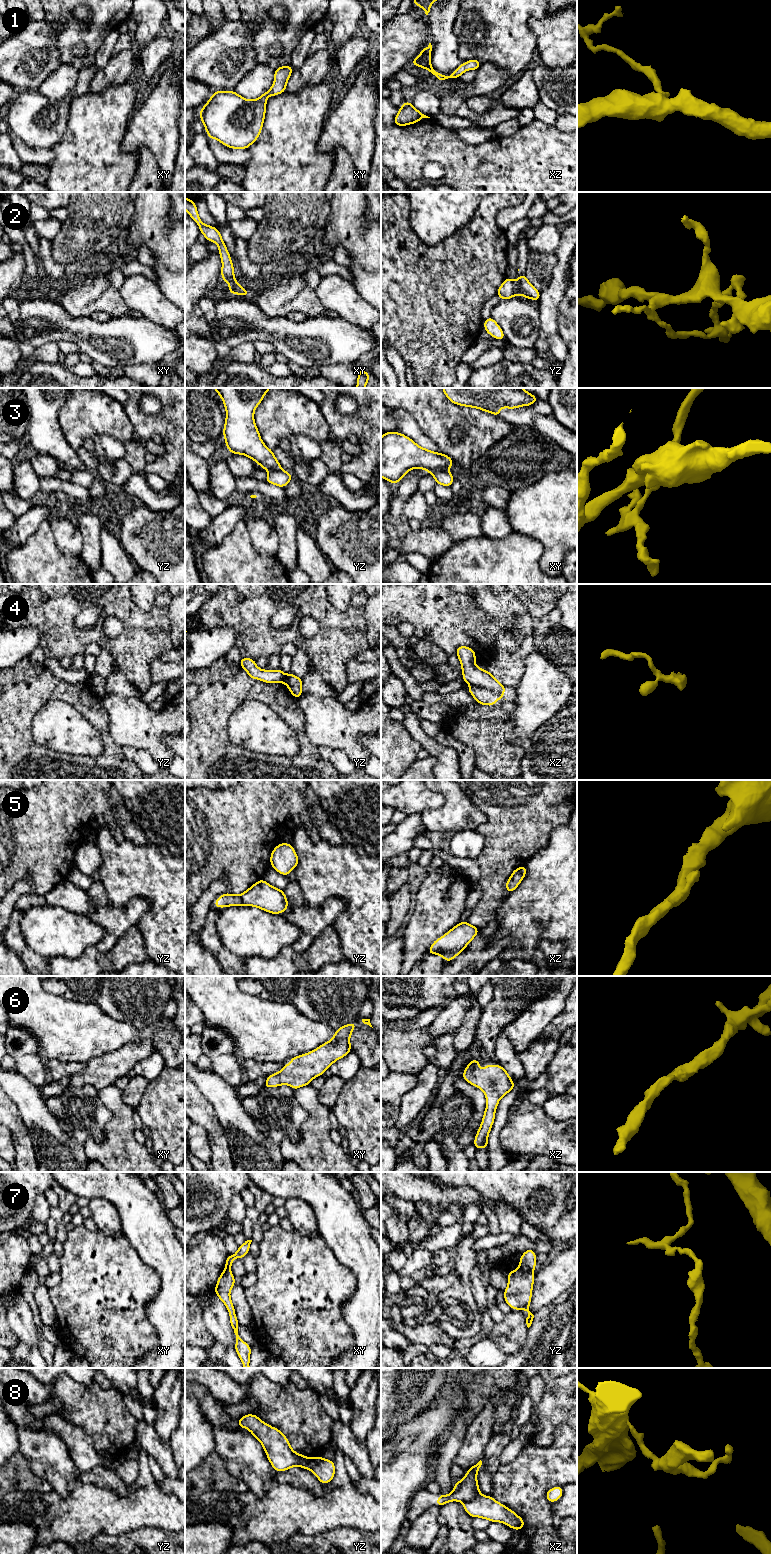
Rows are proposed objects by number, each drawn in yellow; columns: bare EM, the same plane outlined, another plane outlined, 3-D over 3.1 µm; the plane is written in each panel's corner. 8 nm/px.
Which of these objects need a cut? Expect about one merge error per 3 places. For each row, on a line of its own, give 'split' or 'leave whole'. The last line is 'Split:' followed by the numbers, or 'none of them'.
1: leave whole
2: split
3: split
4: leave whole
5: leave whole
6: leave whole
7: split
8: split
Split: 2, 3, 7, 8

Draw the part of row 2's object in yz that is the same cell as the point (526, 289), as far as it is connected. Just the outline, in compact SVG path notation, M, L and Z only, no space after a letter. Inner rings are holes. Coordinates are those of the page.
M525 273L517 278L517 286L519 294L527 299L533 299L535 301L540 300L540 291L538 291L526 278Z

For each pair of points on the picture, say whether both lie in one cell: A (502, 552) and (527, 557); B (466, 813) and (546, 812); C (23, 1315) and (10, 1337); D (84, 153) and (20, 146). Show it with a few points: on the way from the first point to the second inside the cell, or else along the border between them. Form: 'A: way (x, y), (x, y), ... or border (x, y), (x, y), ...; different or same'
A: way (508, 557), (521, 557); same
B: border (468, 797), (486, 815), (486, 819), (475, 829); different
C: border (10, 1326), (19, 1340); different
D: border (52, 149), (54, 158), (47, 165); different

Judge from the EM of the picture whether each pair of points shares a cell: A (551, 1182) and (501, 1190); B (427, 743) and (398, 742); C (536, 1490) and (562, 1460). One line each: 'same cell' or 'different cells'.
A: same cell
B: different cells
C: same cell

